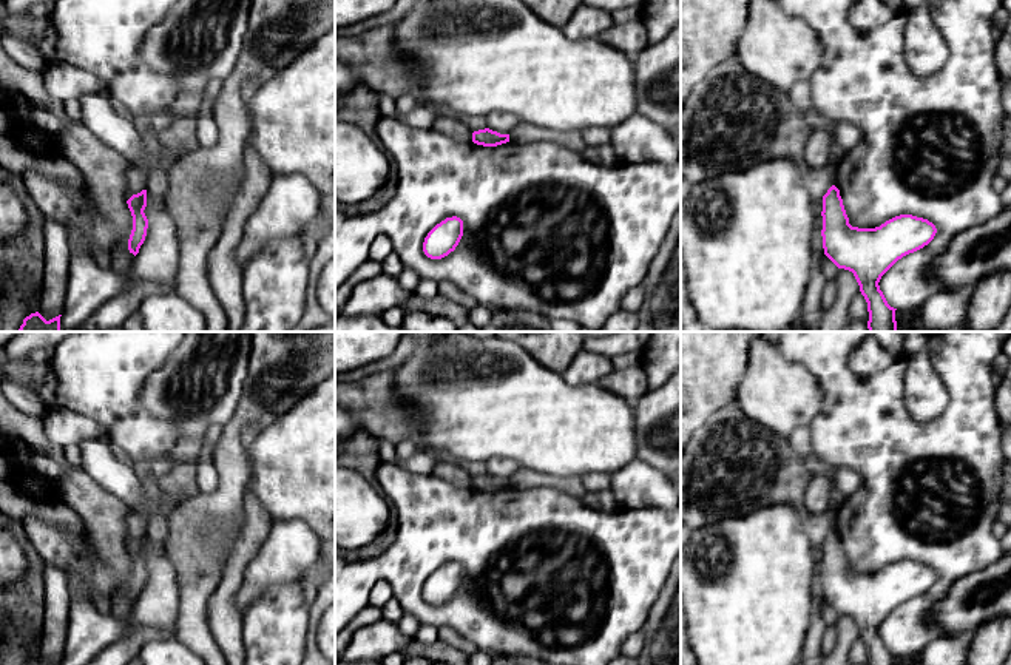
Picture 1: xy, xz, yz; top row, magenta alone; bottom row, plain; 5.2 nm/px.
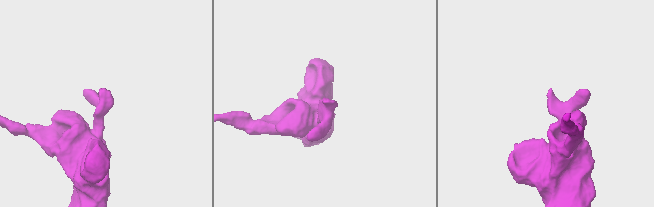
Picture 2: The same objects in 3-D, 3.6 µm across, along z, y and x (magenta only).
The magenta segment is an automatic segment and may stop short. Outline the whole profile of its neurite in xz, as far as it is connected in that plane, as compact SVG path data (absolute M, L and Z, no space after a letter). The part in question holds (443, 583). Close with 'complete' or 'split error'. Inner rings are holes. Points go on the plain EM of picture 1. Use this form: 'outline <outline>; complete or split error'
outline M457 562L437 569L424 583L423 597L431 605L441 605L455 596L463 582L463 566Z; complete

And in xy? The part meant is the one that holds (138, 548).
outline M147 535L133 540L127 546L127 549L133 562L133 576L128 585L128 596L136 602L139 599L140 591L145 586L147 574L148 574L148 565L144 559L147 552Z; complete

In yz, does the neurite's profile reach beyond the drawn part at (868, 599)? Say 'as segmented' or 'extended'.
as segmented

